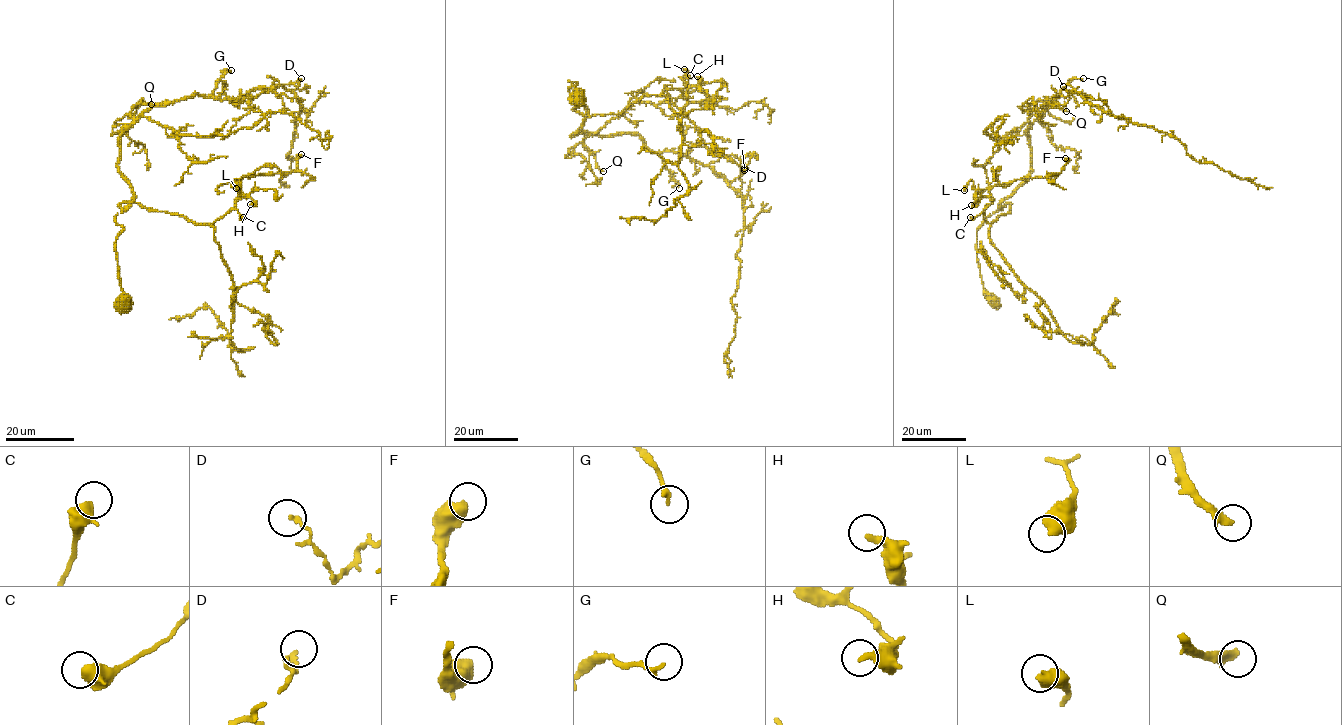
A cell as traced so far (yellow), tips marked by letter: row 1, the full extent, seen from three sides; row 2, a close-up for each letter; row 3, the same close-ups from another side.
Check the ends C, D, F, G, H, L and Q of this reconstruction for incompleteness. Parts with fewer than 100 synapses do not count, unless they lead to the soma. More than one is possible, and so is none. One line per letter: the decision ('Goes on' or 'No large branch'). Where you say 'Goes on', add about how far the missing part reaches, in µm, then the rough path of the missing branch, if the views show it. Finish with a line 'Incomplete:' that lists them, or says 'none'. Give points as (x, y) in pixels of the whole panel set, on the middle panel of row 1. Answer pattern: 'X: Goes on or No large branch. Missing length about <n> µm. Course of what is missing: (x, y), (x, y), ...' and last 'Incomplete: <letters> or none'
C: No large branch
D: No large branch
F: No large branch
G: No large branch
H: No large branch
L: No large branch
Q: Goes on. Missing length about 80 µm. Course of what is missing: (603, 171), (614, 171), (646, 183), (668, 198), (672, 207), (669, 234), (727, 269), (715, 289), (716, 305)
Incomplete: Q

